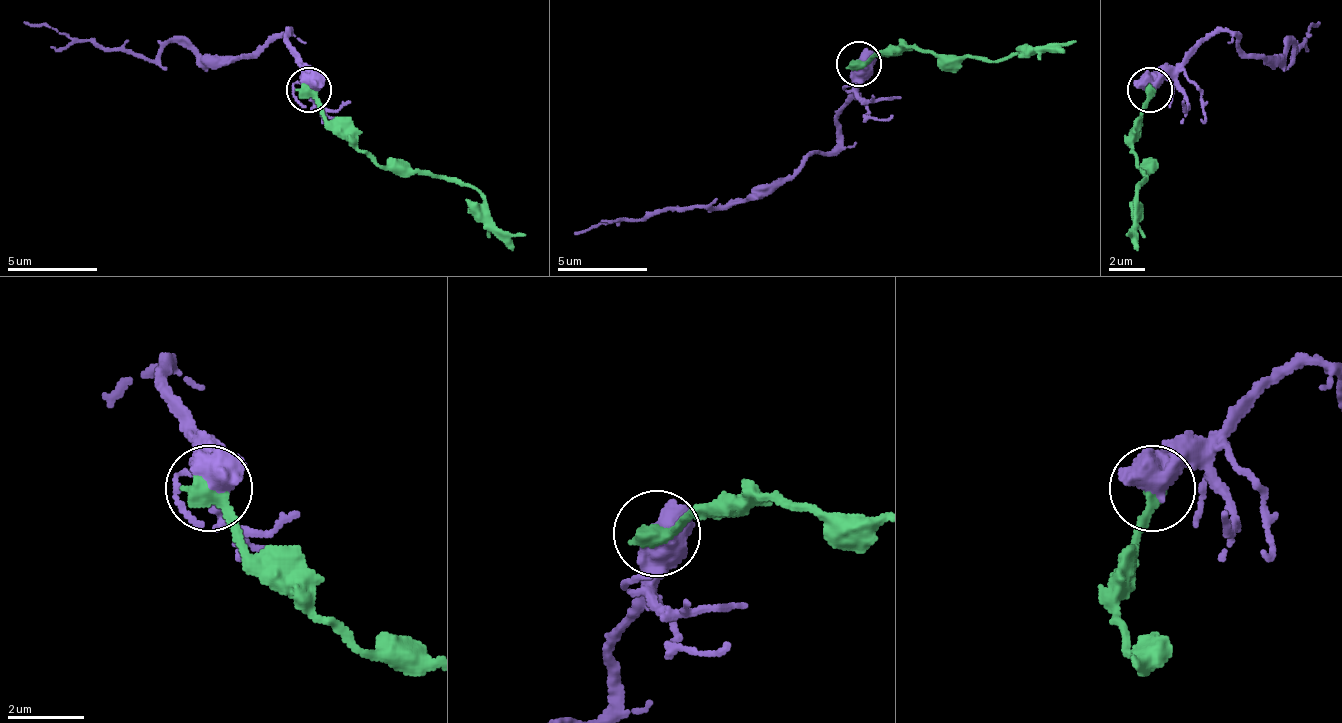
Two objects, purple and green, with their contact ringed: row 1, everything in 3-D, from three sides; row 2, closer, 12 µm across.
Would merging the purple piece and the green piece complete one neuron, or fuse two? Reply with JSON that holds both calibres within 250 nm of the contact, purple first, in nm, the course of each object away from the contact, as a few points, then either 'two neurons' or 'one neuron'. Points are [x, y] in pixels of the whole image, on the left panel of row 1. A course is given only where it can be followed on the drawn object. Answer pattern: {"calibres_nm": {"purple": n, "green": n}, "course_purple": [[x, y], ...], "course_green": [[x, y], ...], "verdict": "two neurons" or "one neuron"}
{"calibres_nm": {"purple": 850, "green": 500}, "course_purple": [[309, 91], [309, 68], [282, 32], [251, 55], [197, 55], [175, 41], [152, 59], [72, 41], [22, 23]], "course_green": [[309, 91], [381, 167], [457, 176], [502, 230], [525, 234]], "verdict": "two neurons"}

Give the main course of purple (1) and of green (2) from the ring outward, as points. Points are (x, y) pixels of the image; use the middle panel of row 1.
1: (860, 65), (860, 92), (837, 119), (833, 145), (748, 195), (725, 204), (622, 217), (573, 235)
2: (860, 65), (909, 47), (932, 56), (1008, 60), (1075, 42)

